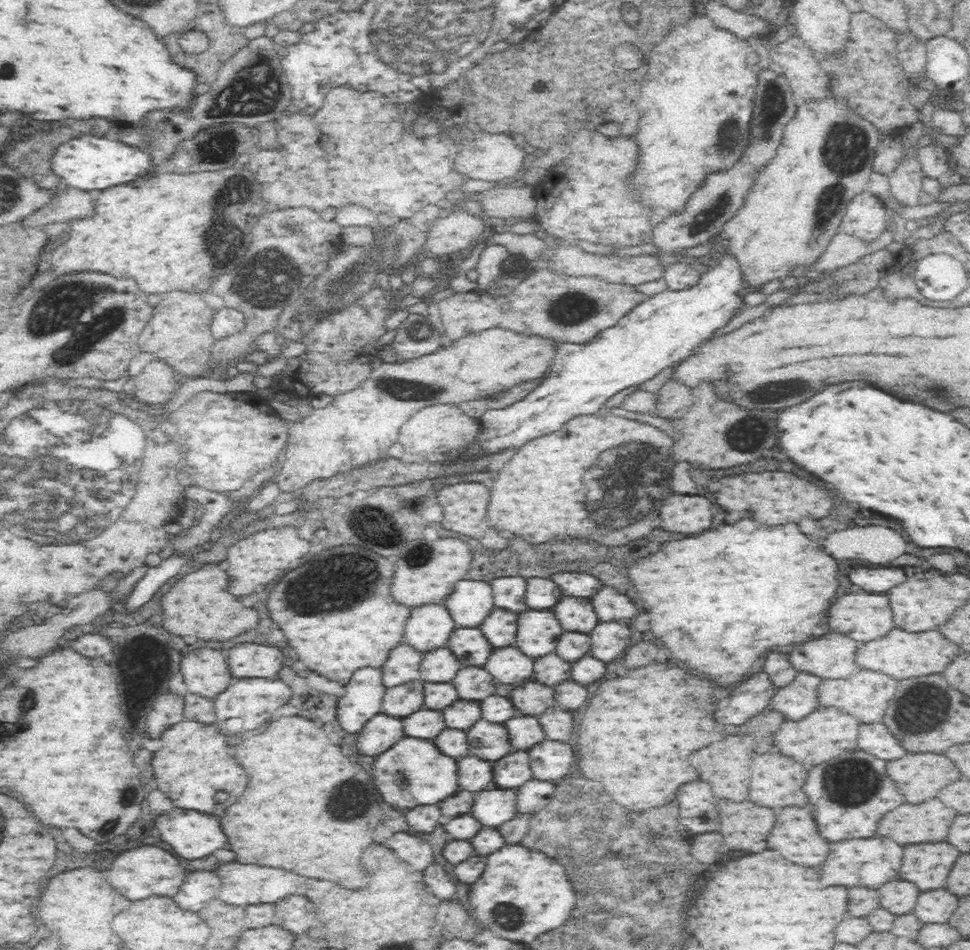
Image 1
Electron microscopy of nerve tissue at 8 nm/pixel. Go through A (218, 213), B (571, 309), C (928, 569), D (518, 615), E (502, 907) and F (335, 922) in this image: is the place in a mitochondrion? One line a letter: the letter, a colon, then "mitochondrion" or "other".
A: mitochondrion
B: mitochondrion
C: other
D: other
E: mitochondrion
F: other

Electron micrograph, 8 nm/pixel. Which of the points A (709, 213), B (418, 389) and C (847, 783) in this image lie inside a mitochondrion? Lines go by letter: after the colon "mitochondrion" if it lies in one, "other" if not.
A: mitochondrion
B: mitochondrion
C: mitochondrion

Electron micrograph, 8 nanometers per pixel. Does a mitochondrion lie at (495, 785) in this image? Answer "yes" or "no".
no

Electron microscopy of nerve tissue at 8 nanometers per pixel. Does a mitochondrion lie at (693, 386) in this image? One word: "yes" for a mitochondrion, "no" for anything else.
no

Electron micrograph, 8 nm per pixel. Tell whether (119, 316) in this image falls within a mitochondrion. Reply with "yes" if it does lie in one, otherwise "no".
yes

